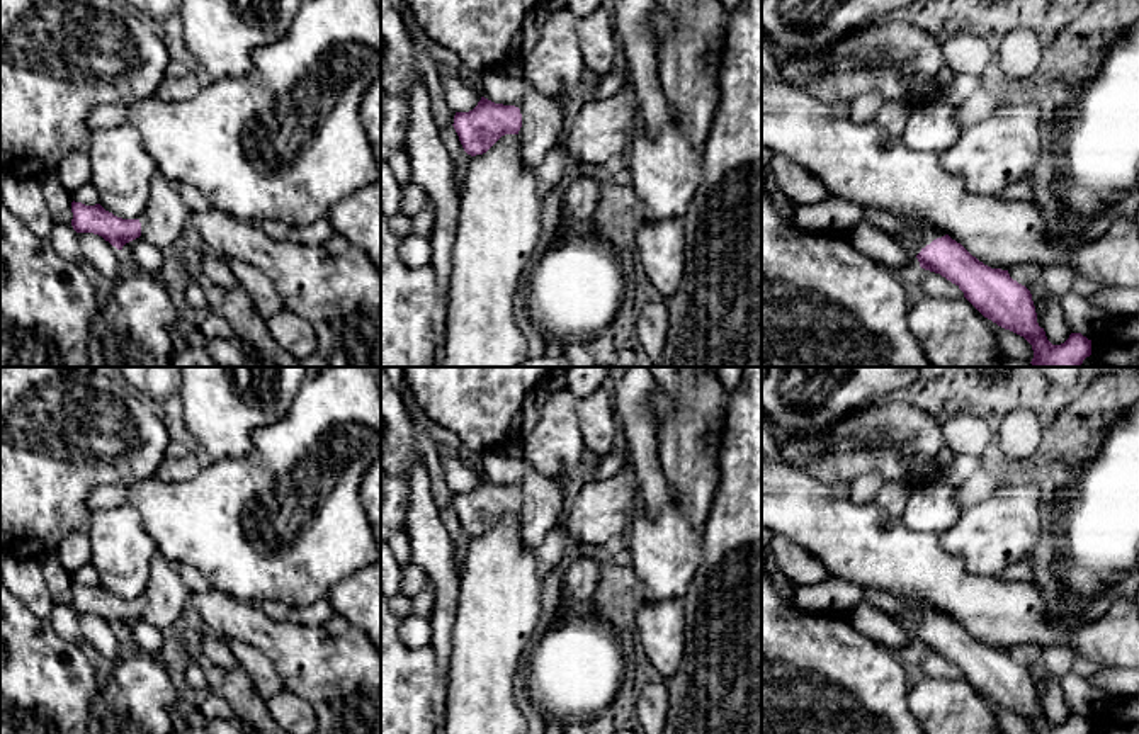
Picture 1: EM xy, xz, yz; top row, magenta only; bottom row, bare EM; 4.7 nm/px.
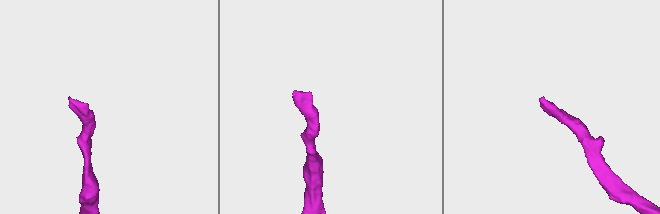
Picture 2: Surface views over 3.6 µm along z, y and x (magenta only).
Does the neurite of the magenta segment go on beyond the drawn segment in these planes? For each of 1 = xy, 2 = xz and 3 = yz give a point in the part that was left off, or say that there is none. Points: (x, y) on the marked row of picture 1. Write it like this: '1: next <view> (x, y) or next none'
1: next xy (164, 218)
2: next xz (543, 116)
3: next yz (915, 235)

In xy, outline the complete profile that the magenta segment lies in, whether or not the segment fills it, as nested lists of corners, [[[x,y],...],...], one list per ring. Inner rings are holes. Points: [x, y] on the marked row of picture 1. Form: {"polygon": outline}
{"polygon": [[[160,170],[150,180],[150,199],[138,219],[122,219],[100,204],[85,206],[75,200],[71,212],[71,226],[76,233],[99,234],[117,250],[139,236],[165,250],[177,240],[190,217],[190,209]]]}

